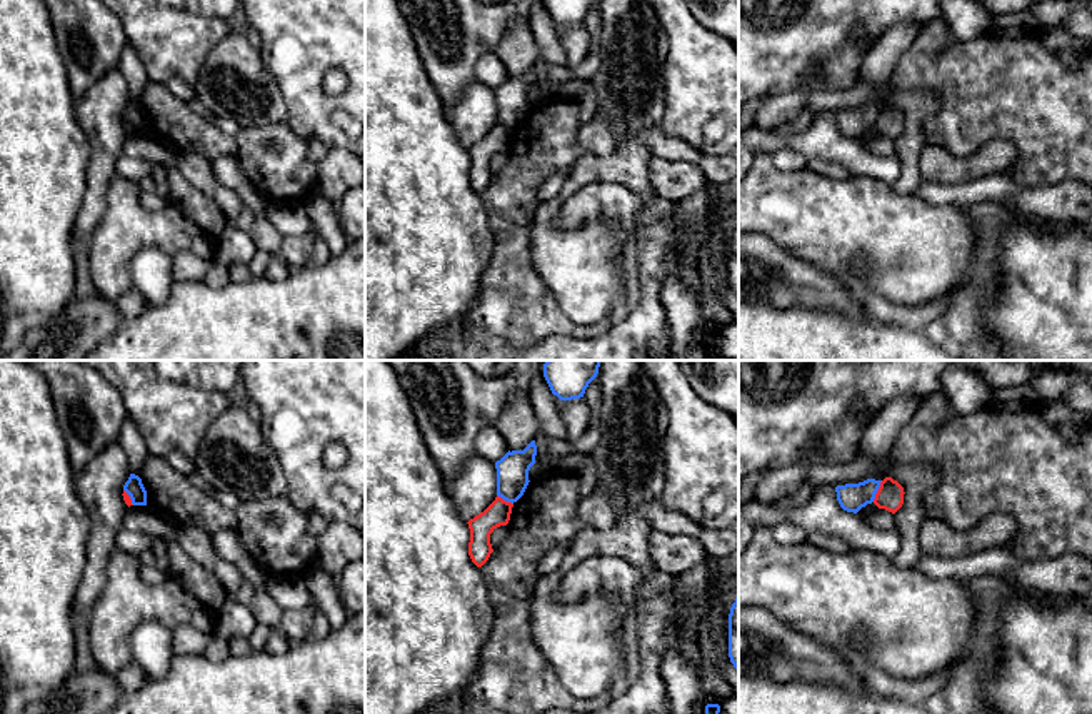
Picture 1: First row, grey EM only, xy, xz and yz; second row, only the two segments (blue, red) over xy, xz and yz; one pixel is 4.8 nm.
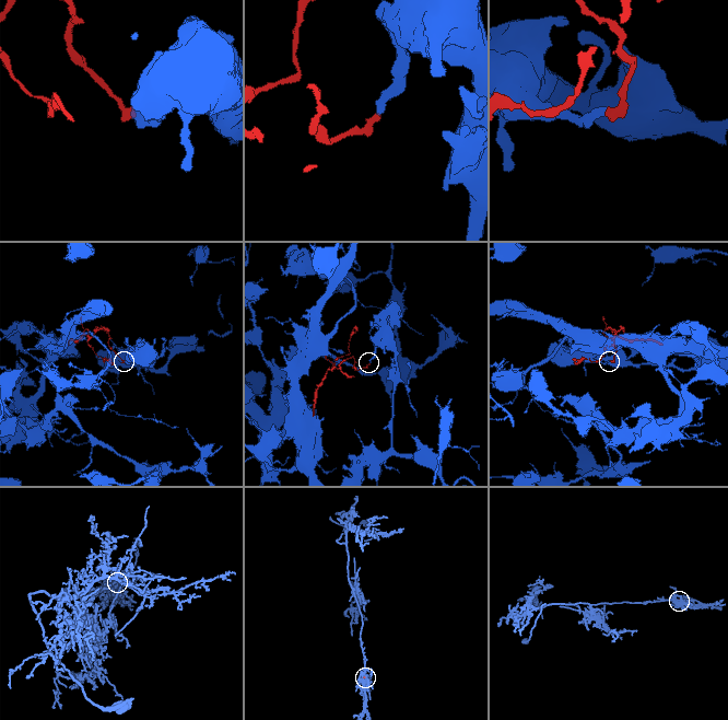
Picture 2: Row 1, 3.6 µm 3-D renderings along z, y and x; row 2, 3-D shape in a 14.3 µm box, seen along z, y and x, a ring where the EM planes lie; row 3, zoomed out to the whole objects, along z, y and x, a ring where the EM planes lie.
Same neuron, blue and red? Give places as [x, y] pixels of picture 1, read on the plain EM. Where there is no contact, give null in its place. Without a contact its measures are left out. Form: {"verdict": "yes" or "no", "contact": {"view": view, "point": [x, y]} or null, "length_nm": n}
{"verdict": "no", "contact": {"view": "yz", "point": [877, 115]}, "length_nm": 120}

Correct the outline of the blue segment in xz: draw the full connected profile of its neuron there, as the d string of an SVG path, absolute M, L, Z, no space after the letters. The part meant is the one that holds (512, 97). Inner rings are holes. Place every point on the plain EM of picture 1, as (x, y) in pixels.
M532 67L523 77L508 77L495 88L497 95L497 122L507 128L517 128L527 112L528 97L535 90L537 72Z

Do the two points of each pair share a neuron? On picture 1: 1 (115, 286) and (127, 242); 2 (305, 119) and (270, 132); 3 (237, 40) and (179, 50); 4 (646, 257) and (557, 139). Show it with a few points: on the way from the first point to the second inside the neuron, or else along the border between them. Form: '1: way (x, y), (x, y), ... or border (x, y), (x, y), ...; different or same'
1: way (115, 276), (117, 252); same
2: border (285, 122), (307, 140); different
3: border (230, 30), (209, 54), (197, 77); different
4: border (591, 155), (579, 160), (571, 172); different

